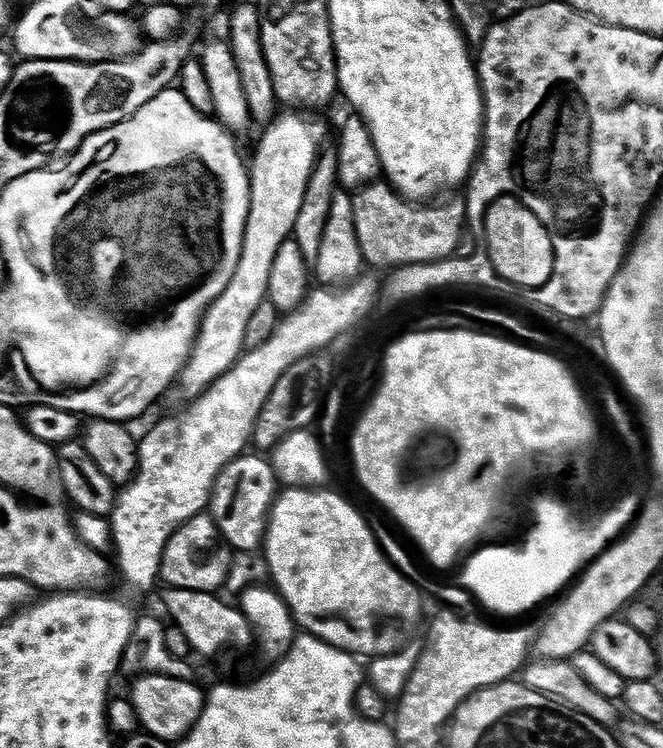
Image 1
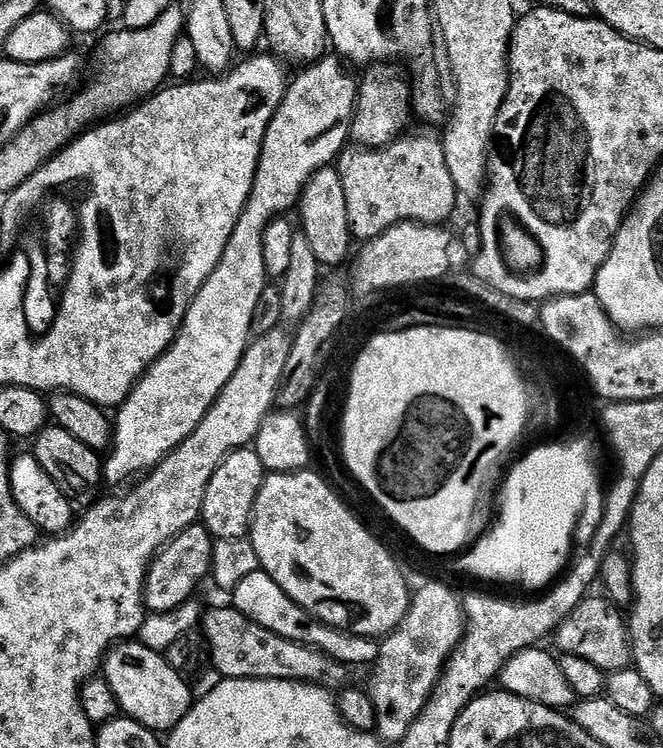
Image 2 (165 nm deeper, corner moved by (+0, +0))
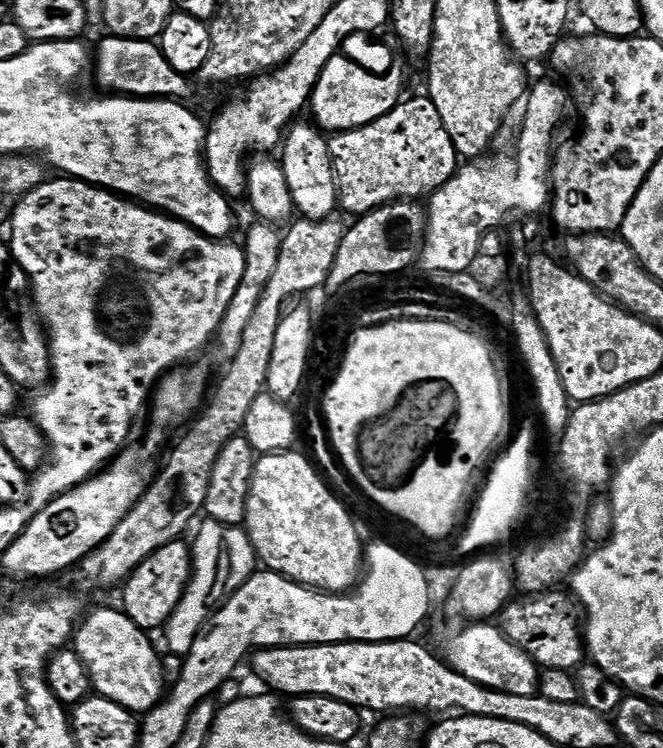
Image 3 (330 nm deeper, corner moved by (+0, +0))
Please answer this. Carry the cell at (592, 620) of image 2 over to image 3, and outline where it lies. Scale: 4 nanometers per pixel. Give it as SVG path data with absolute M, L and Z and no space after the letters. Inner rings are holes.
M552 590L535 598L524 598L522 602L511 601L501 612L500 628L504 635L523 649L541 669L570 672L584 656L579 632L582 622L575 599L569 593L560 591Z

